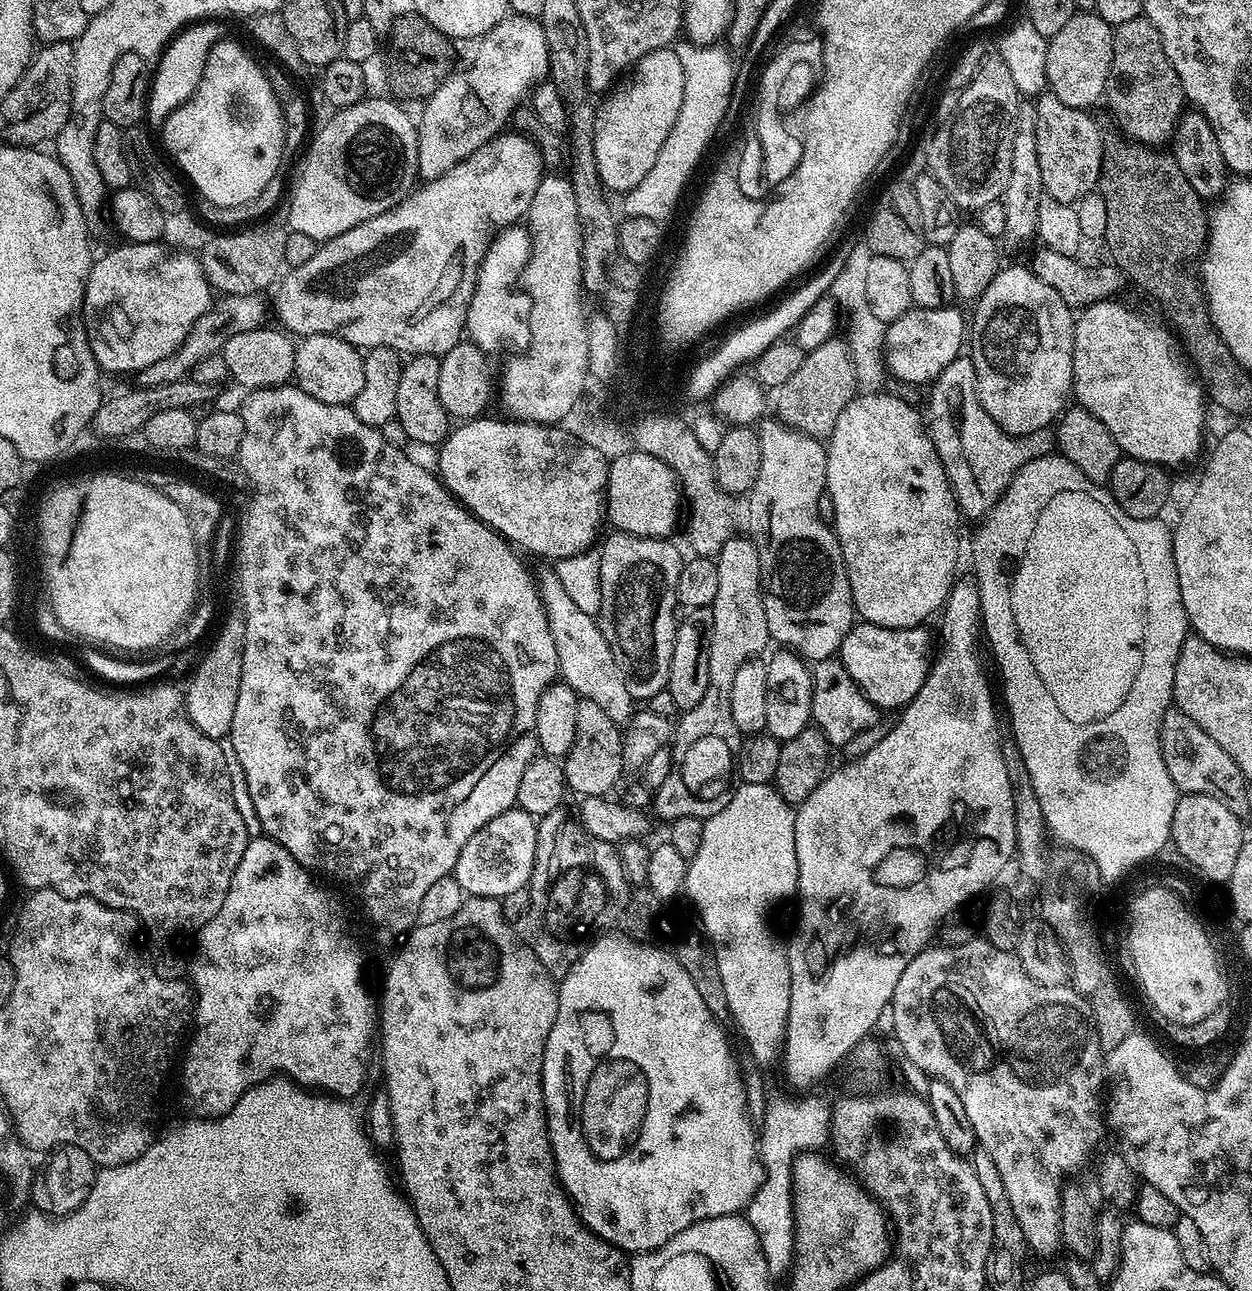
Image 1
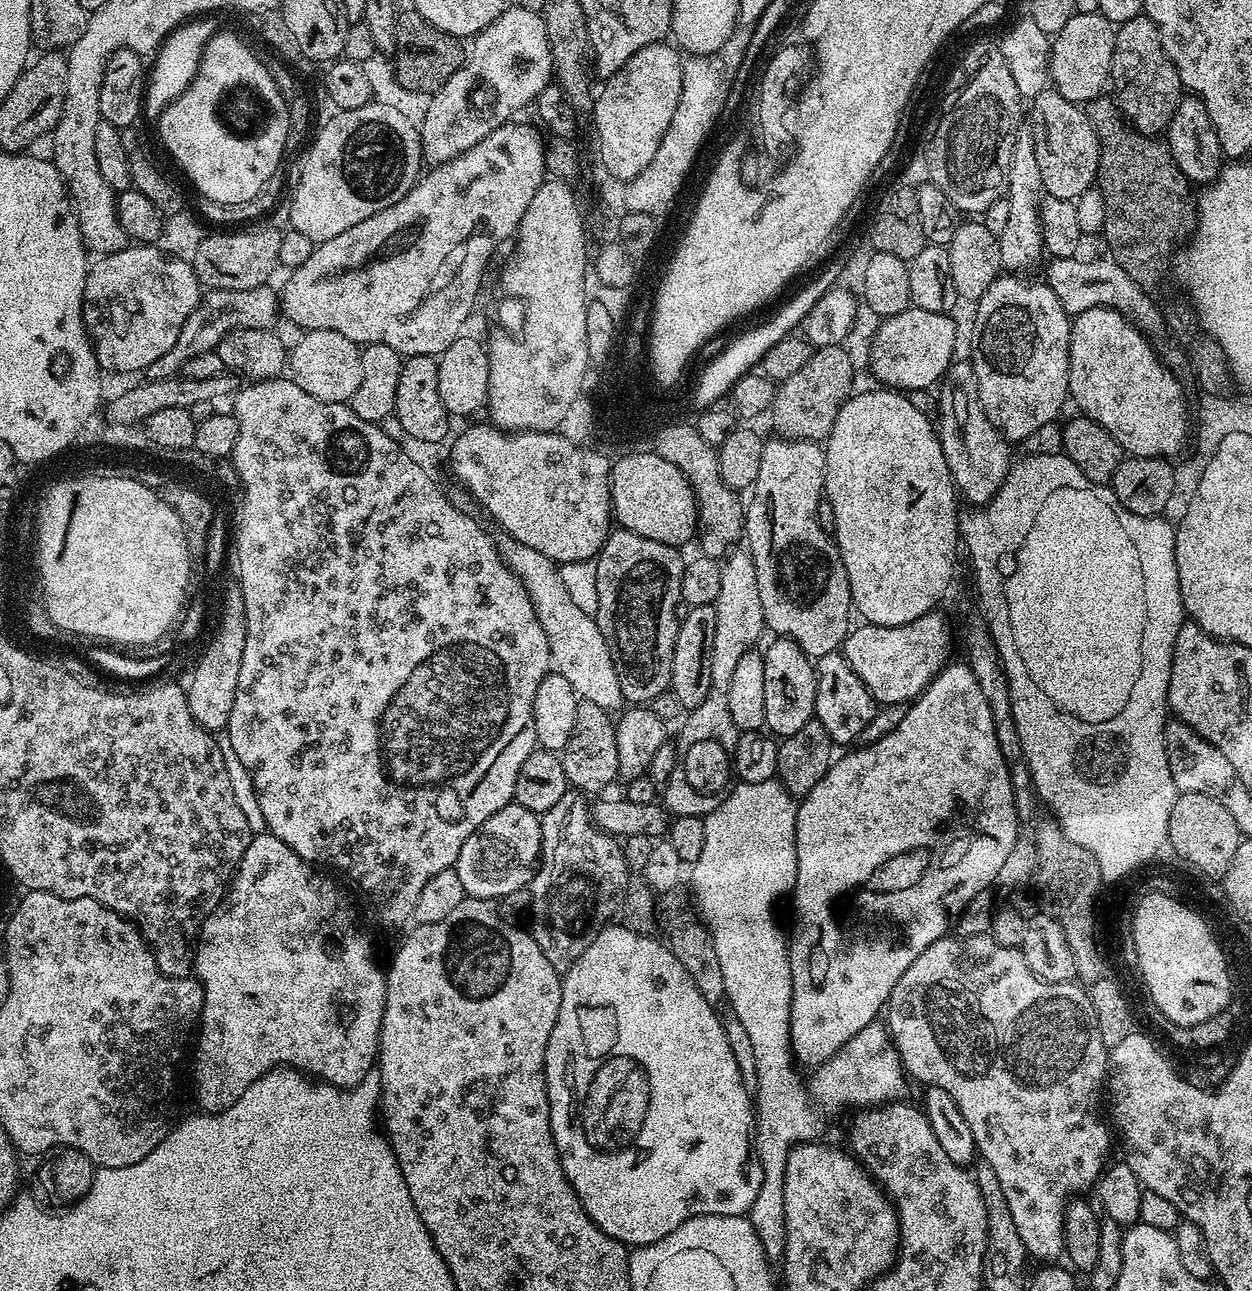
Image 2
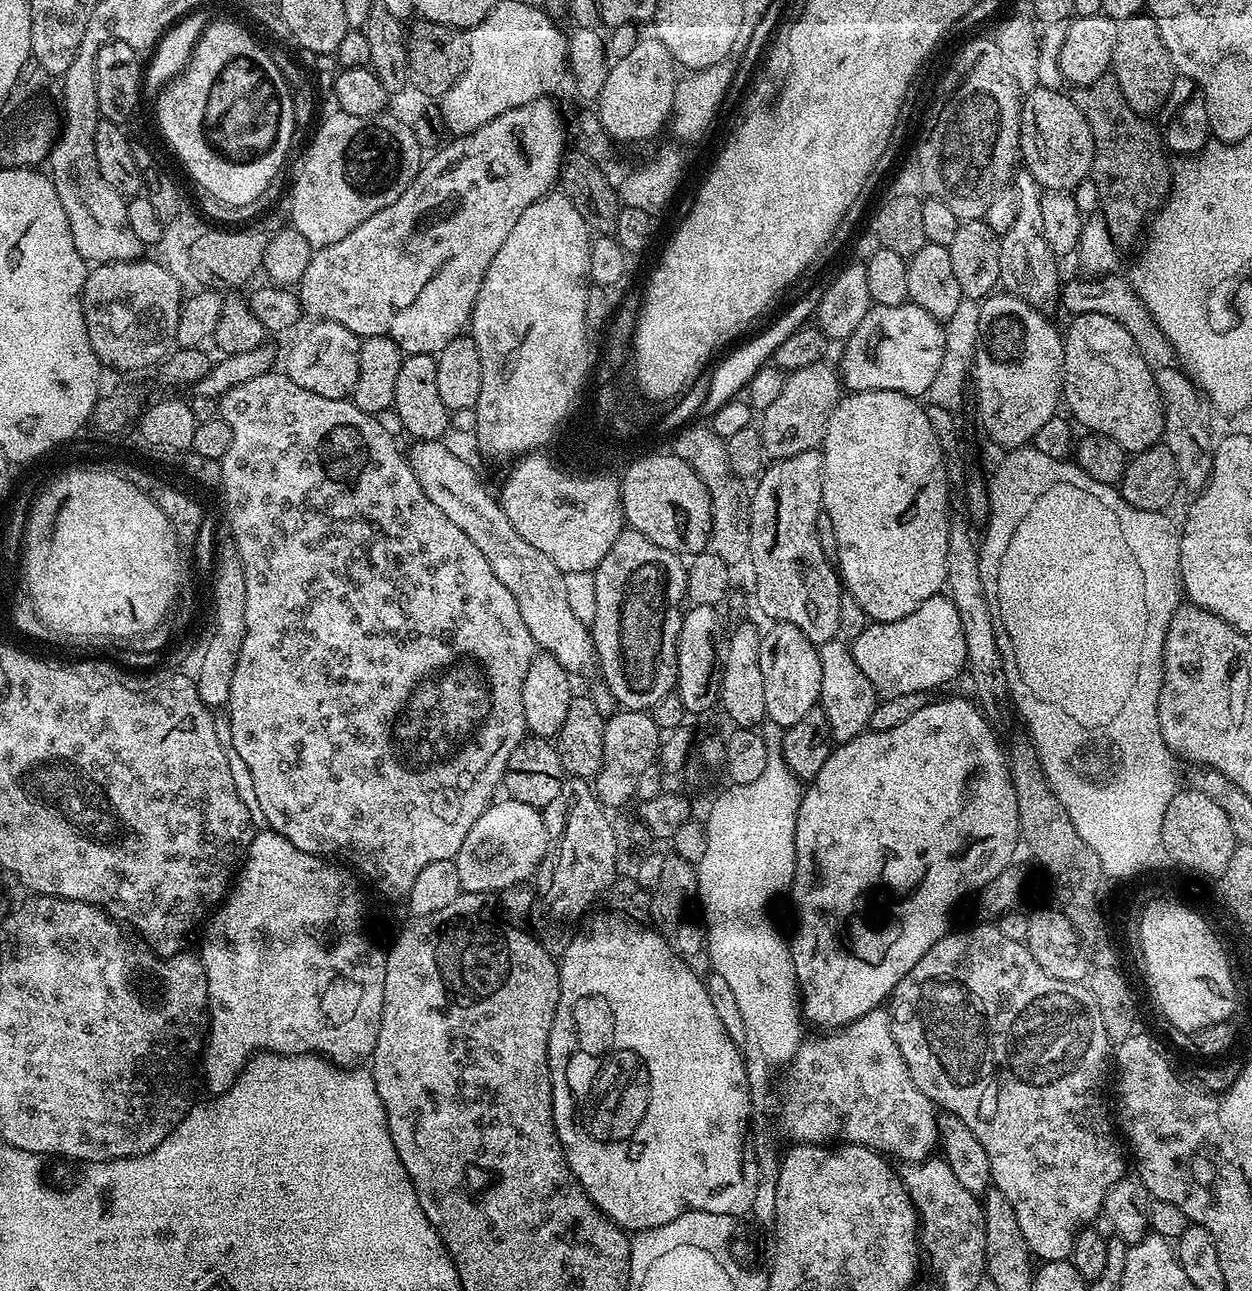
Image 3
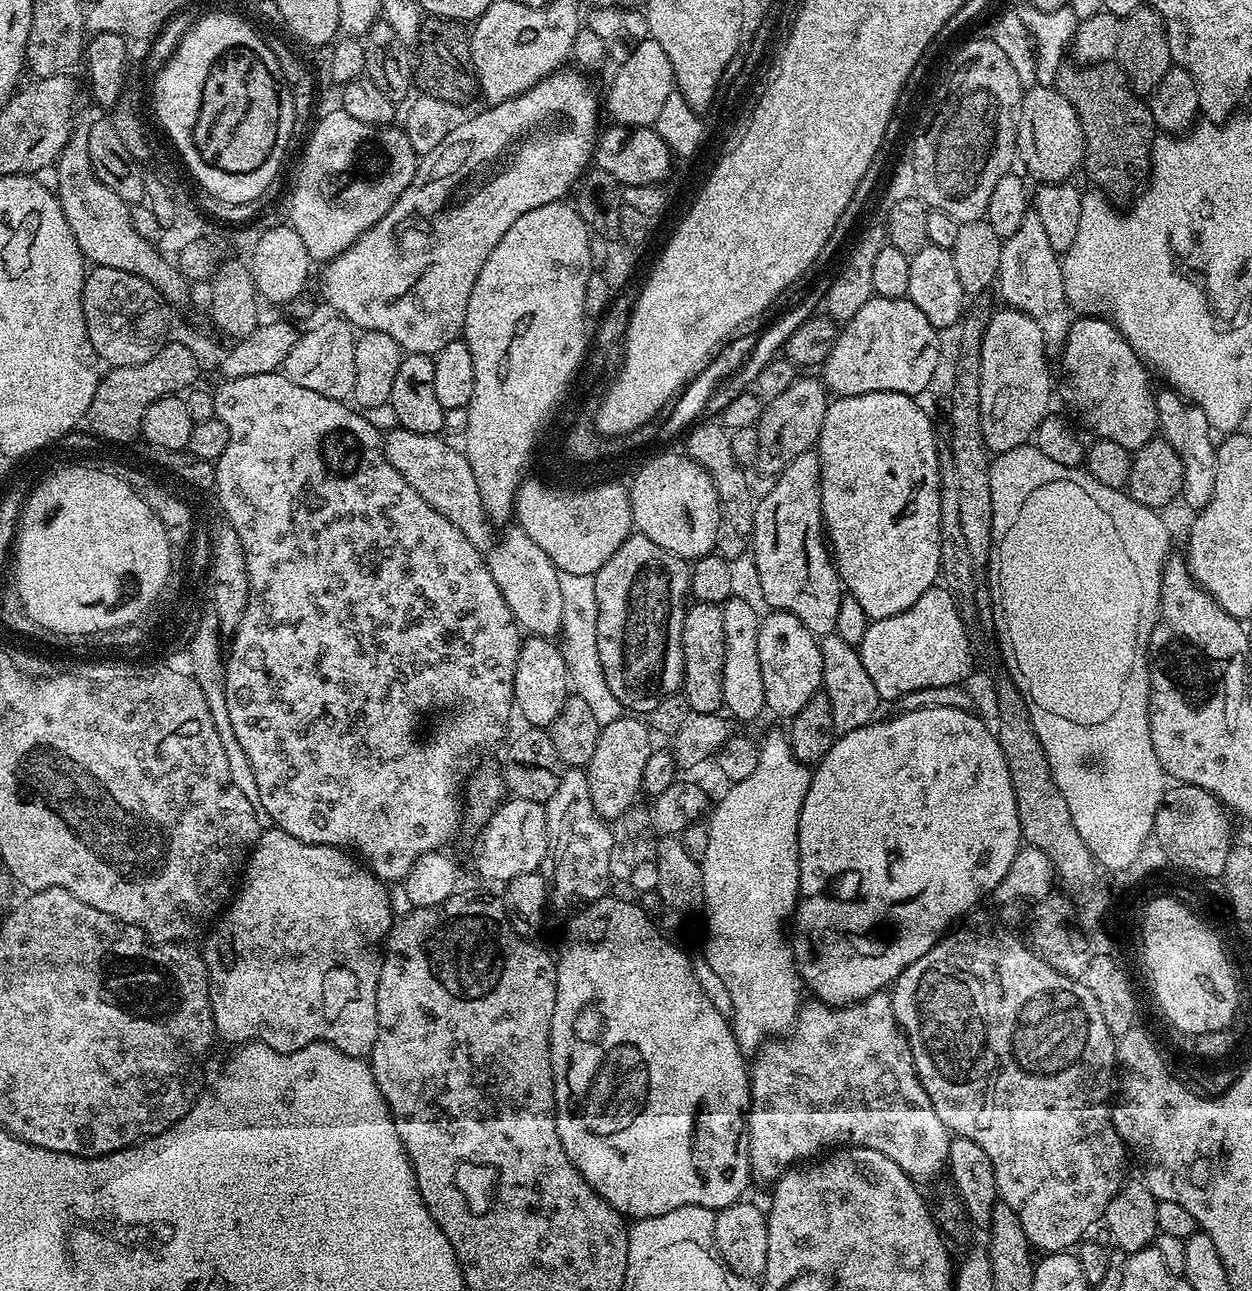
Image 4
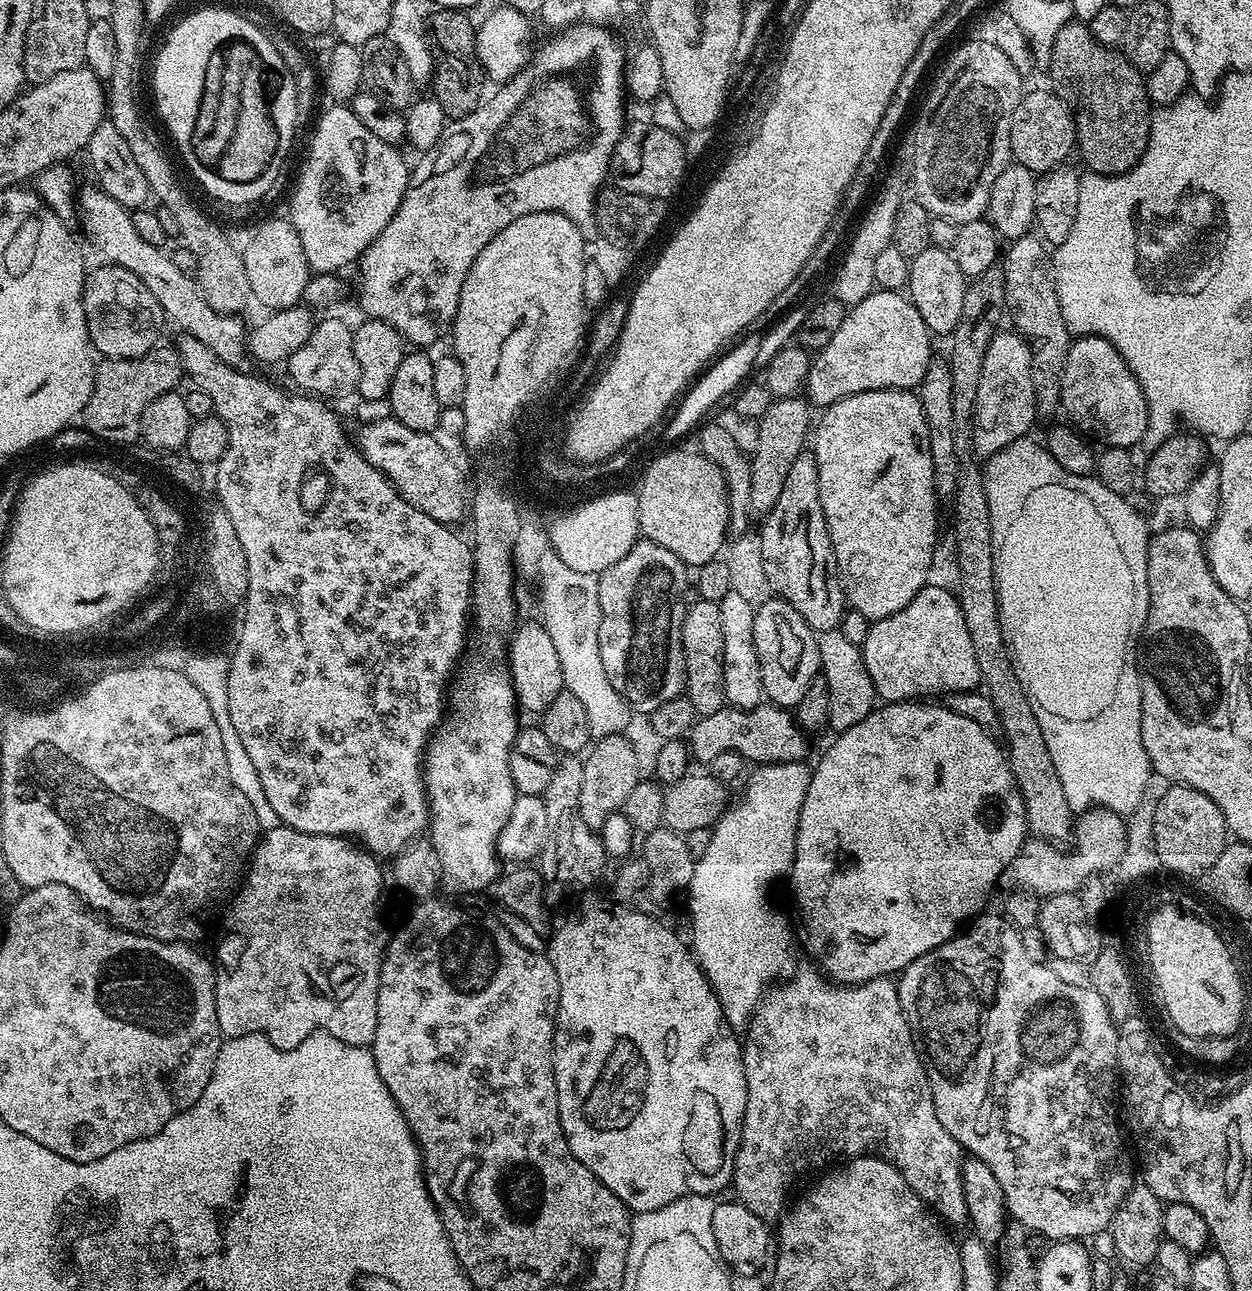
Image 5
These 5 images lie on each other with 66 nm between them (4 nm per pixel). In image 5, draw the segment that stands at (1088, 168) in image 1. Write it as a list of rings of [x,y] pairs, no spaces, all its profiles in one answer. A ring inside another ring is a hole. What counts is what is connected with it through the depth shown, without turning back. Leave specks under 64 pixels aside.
[[[1051,90],[1025,91],[1014,110],[1010,126],[1010,146],[1012,160],[1037,174],[1043,174],[1056,165],[1065,163],[1069,159],[1068,155],[1071,152],[1073,155],[1076,148],[1076,123],[1066,102]]]

